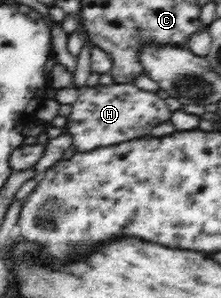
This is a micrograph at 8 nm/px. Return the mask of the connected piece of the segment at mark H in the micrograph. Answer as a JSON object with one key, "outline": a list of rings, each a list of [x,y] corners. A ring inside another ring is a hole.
{"outline":[[[133,83],[98,84],[79,90],[78,101],[72,103],[72,111],[67,116],[65,131],[72,136],[75,151],[86,153],[96,147],[108,147],[151,135],[154,127],[171,118],[171,113],[156,92],[140,90]]]}

